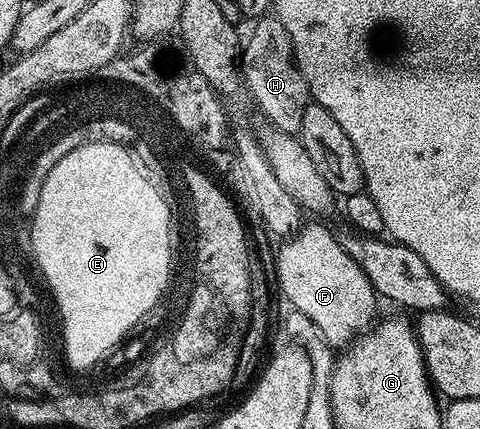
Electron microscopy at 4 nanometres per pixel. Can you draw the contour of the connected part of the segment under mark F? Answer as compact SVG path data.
M306 223L276 253L275 275L279 278L284 297L291 302L290 306L305 313L305 317L317 325L320 336L328 344L343 349L352 342L353 336L360 330L358 327L370 317L377 292L361 265L349 257L340 236L335 236L329 228L319 223Z

